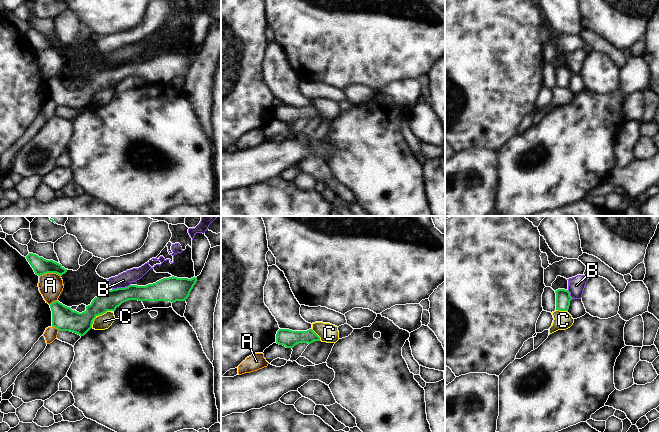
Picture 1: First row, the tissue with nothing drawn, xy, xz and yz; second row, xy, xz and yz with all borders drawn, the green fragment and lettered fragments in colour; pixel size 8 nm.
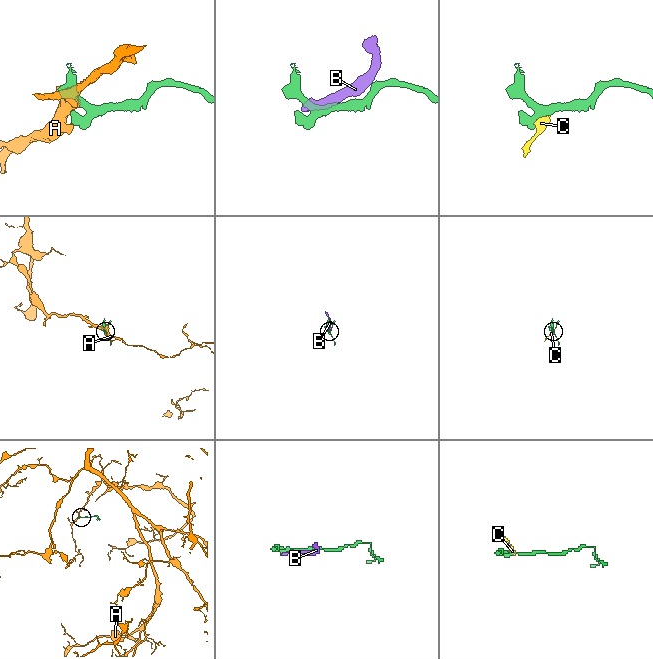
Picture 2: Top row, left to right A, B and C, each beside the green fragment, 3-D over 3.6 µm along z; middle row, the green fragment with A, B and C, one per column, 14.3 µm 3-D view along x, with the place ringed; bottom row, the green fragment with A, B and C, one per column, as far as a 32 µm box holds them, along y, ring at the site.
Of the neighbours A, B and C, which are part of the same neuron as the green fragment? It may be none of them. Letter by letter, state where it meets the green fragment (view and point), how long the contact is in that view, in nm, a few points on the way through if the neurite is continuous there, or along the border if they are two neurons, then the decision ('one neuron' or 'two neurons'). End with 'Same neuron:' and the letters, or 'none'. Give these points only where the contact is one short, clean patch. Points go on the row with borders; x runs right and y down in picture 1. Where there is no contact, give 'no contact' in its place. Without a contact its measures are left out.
A: contact xy (49, 272); length 180 nm; border xy (60, 275), (45, 273), (39, 276); two neurons
B: contact xy (121, 288); length 160 nm; border xy (130, 284), (112, 289); two neurons
C: contact xy (98, 315); length 220 nm; border xy (110, 310), (99, 314), (94, 319), (91, 327); two neurons
Same neuron: none

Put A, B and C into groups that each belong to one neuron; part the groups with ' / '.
A / B / C

